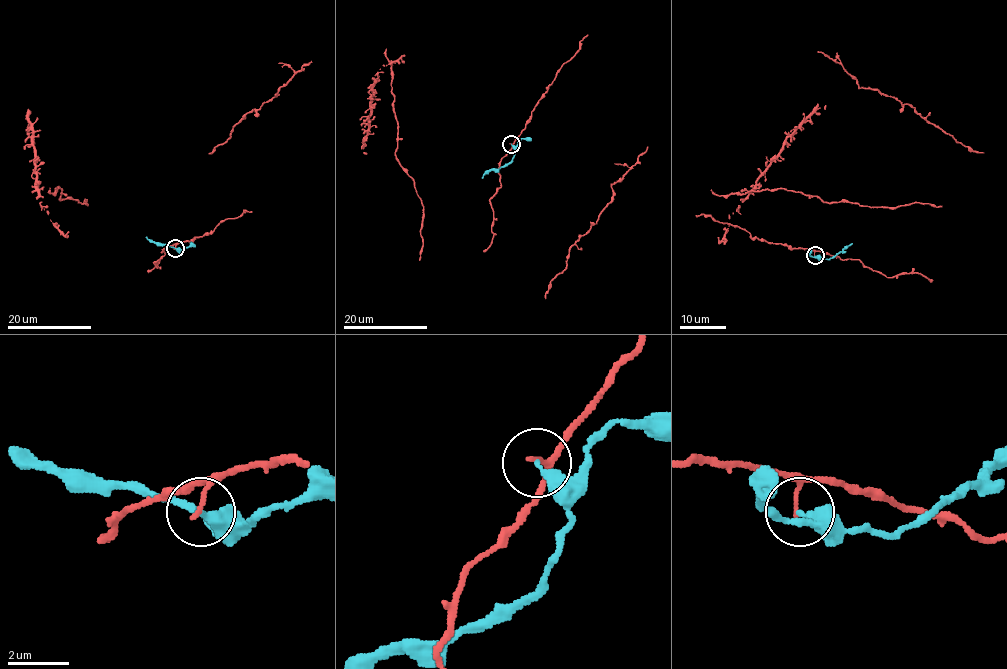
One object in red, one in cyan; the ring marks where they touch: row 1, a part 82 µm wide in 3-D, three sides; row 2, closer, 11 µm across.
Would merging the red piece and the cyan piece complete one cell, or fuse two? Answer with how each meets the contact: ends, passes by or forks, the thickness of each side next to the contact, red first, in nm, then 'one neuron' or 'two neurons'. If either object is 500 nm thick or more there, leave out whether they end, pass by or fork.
red ends | cyan ends | 130/340 nm | two neurons

